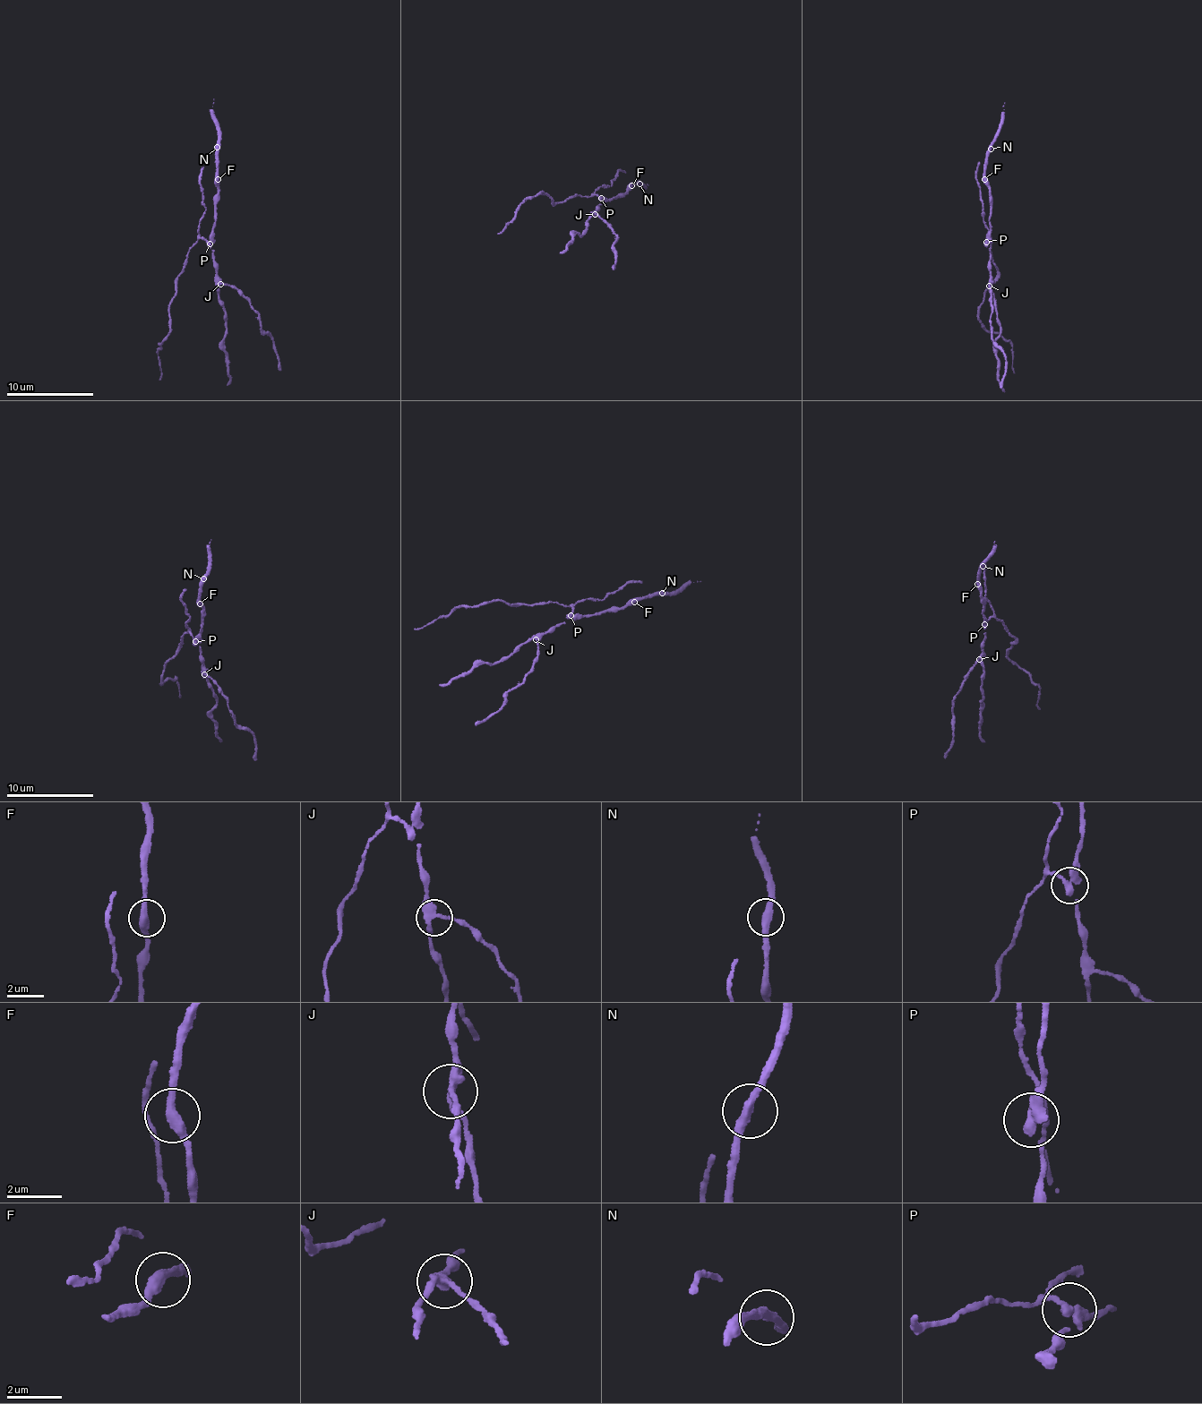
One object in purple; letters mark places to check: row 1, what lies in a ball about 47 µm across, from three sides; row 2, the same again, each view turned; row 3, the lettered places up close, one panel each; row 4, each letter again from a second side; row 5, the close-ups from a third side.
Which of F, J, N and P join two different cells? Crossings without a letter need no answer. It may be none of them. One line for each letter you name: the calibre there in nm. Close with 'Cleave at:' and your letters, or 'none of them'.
P: calibre 280 nm
Cleave at: P

